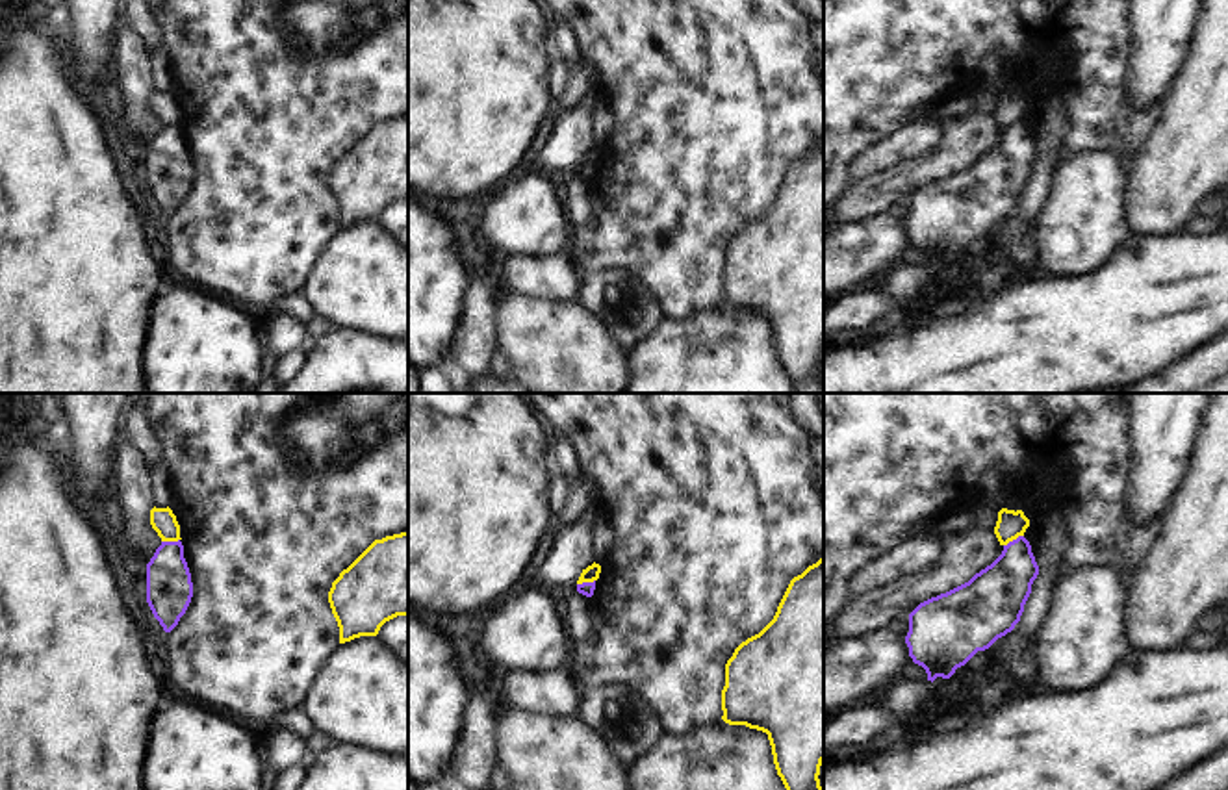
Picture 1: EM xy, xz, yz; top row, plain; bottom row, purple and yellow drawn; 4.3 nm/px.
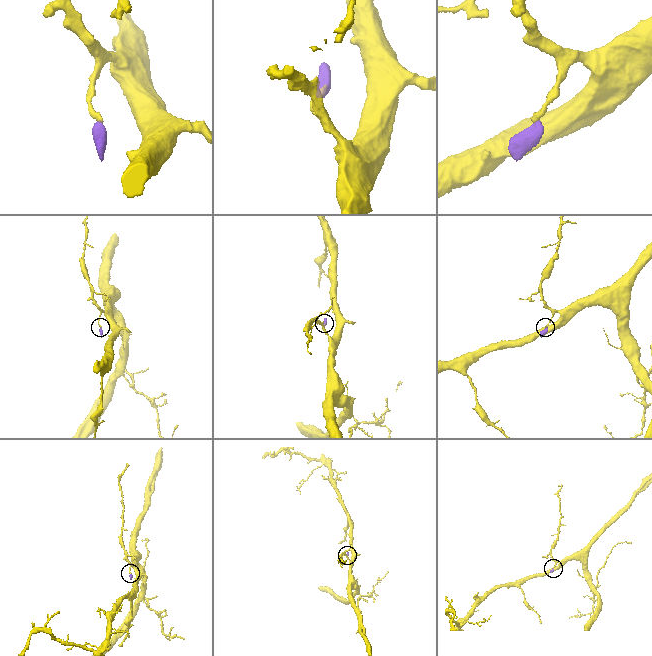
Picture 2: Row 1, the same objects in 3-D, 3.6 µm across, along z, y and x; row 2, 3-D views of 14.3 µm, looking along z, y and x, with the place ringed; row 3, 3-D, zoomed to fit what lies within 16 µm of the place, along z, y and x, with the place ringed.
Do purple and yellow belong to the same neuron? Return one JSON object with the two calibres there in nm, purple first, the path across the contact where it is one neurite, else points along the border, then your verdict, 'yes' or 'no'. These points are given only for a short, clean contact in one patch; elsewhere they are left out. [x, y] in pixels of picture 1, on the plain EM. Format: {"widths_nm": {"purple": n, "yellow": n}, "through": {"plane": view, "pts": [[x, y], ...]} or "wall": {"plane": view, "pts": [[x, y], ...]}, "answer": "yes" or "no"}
{"widths_nm": {"purple": 240, "yellow": 120}, "wall": {"plane": "yz", "pts": [[1023, 119], [1004, 130]]}, "answer": "no"}

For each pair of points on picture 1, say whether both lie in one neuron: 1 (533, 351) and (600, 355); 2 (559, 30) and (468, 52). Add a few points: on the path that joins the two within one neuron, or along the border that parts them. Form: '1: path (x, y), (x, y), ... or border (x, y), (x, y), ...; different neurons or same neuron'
1: path (550, 351), (583, 355); same neuron
2: border (546, 19), (551, 34); different neurons

